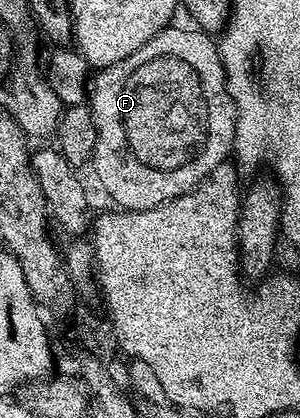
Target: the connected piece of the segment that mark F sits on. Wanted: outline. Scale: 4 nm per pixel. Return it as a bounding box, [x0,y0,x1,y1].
[89,26,237,212]

